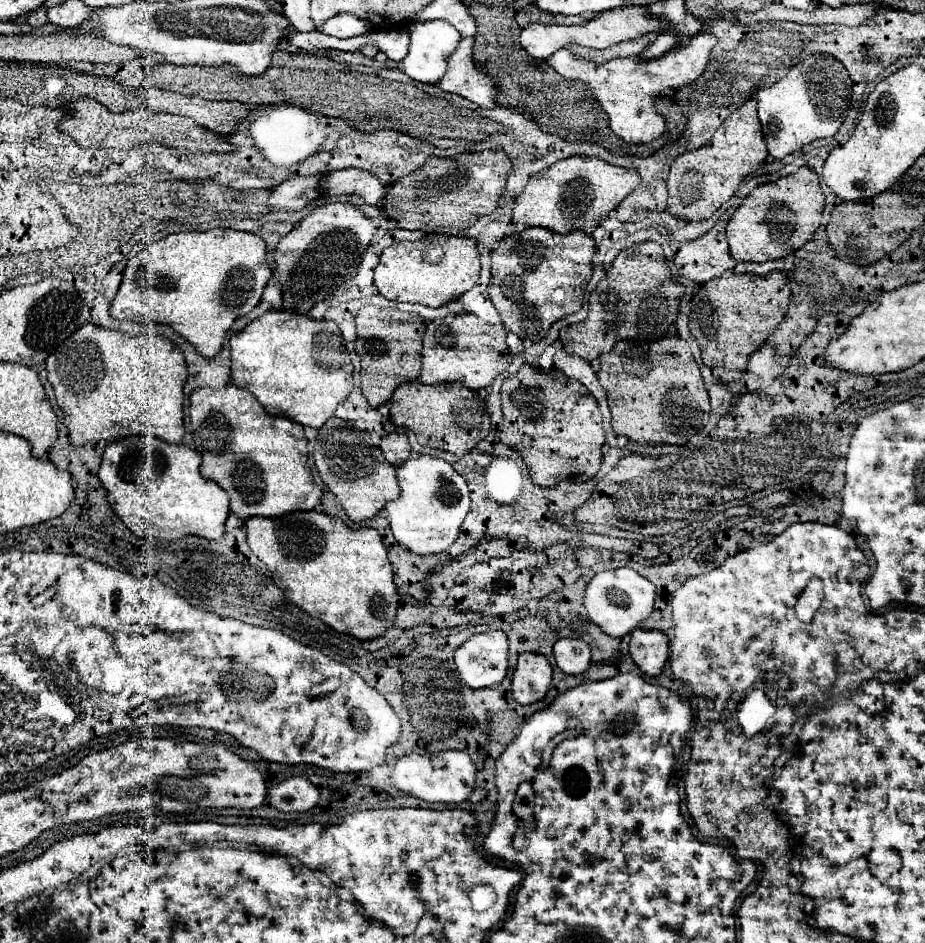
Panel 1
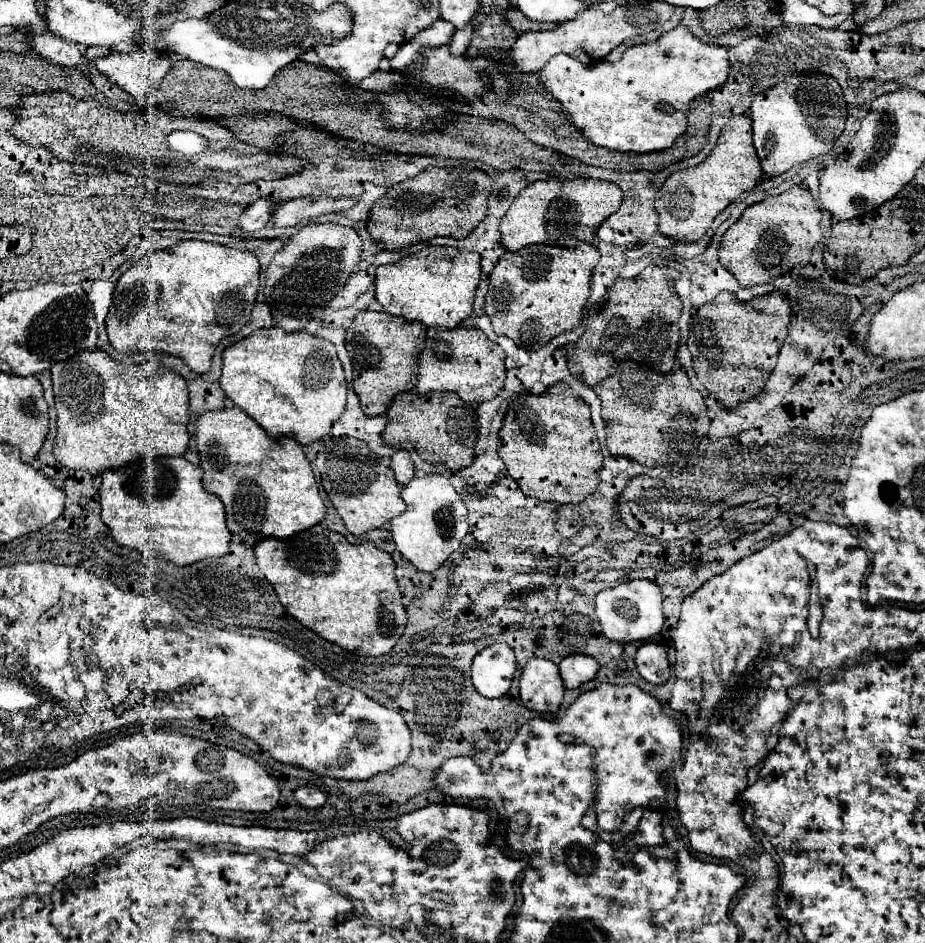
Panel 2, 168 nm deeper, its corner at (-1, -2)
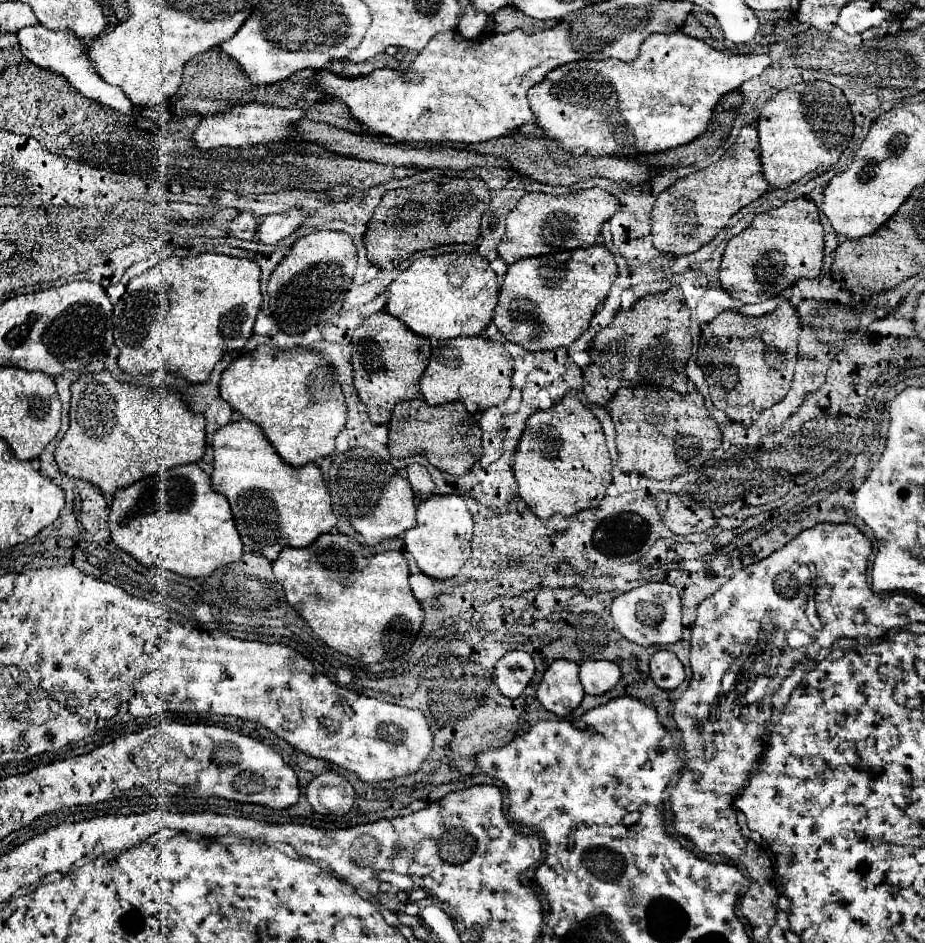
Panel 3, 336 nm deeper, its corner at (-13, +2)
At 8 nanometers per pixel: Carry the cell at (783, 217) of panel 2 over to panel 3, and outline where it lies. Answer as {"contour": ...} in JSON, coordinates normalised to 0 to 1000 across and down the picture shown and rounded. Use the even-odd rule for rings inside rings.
{"contour":[[[862,209],[844,220],[821,226],[805,245],[786,258],[777,287],[779,304],[790,309],[803,321],[823,321],[842,313],[866,294],[881,296],[890,281],[890,251],[885,222],[875,209]]]}

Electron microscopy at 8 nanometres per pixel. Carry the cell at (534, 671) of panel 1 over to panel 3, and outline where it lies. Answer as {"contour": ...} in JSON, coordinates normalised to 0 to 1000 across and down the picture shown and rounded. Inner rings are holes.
{"contour":[[[600,699],[591,707],[581,729],[581,741],[585,748],[604,760],[615,758],[622,750],[626,750],[630,737],[632,735],[626,722],[626,705],[619,701]]]}

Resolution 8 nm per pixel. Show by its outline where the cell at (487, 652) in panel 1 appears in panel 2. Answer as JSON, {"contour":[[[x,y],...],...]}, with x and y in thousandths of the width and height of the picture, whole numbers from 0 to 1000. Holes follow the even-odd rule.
{"contour":[[[535,682],[514,695],[509,705],[509,720],[522,739],[544,739],[559,712],[557,692],[546,682]]]}

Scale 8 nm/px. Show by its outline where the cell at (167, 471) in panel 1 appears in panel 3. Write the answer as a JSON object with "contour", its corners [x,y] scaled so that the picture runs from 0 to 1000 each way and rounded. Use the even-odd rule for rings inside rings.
{"contour":[[[213,491],[194,493],[126,519],[118,561],[122,576],[150,597],[183,603],[198,612],[224,612],[263,589],[248,531],[230,523],[228,506]]]}

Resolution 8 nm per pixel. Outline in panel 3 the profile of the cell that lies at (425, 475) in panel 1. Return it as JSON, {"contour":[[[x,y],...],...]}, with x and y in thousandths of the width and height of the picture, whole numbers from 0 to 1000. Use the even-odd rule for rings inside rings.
{"contour":[[[464,525],[451,538],[451,557],[438,563],[438,584],[442,584],[455,608],[468,614],[488,614],[496,608],[509,586],[511,546],[498,525]]]}

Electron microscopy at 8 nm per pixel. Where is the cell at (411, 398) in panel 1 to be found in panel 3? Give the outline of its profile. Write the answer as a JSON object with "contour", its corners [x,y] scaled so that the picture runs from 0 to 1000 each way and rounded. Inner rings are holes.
{"contour":[[[459,423],[434,425],[425,442],[421,446],[421,480],[425,485],[442,485],[446,480],[455,480],[464,487],[464,491],[477,499],[488,504],[505,502],[520,485],[522,455],[516,449],[516,440],[509,440],[498,425],[481,427],[481,429],[464,429]]]}

